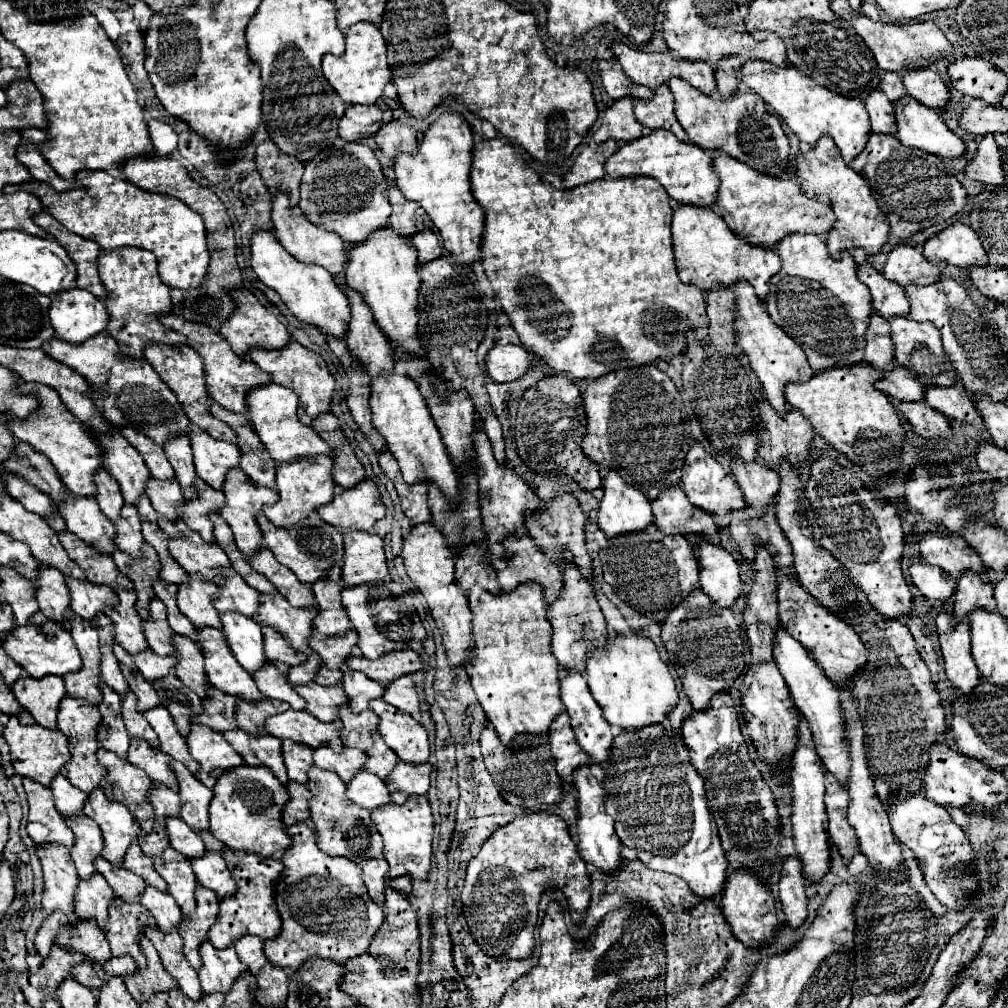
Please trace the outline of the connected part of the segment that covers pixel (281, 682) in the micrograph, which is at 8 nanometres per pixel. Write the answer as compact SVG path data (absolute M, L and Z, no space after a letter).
M266 664L260 672L256 672L254 682L266 698L284 700L290 704L292 710L304 710L306 700L296 694L296 690L292 688L292 684L286 678L286 672L282 668L278 668L276 664Z

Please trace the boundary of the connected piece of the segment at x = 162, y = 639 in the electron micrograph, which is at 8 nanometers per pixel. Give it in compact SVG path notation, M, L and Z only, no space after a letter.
M154 598L152 604L150 604L152 622L144 622L144 632L146 632L146 638L148 638L148 646L160 656L176 656L176 648L172 644L174 632L170 630L166 610L162 610L162 612L160 610L162 610L162 604L160 604L158 598Z

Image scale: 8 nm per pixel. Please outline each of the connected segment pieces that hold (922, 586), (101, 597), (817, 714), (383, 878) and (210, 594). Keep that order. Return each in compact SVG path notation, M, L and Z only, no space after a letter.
M914 562L908 568L910 578L914 582L914 586L922 592L922 596L930 598L930 600L948 600L950 594L954 592L956 580L950 578L942 568L924 564L924 562Z
M68 578L68 588L72 596L72 610L82 618L92 622L104 608L114 608L118 604L118 596L112 588L96 586L88 580L72 580Z
M782 626L776 630L774 660L790 688L796 708L802 712L802 716L810 724L810 730L812 730L814 742L816 742L816 750L820 752L824 768L828 772L832 772L840 784L846 784L850 760L848 760L848 742L844 738L844 716L840 710L840 694L838 694L836 686L832 684L832 680L828 680L824 676L824 670L820 668L820 664L816 664L812 654L798 640L794 640Z
M366 860L362 864L362 880L368 888L370 898L382 906L384 890L388 888L388 862L386 860Z
M192 578L188 586L180 586L178 590L178 608L192 624L220 628L220 616L214 608L214 596L218 586L212 582L204 582L202 578Z

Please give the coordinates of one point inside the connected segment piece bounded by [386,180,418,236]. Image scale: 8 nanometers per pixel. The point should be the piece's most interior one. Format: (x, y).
(402, 218)

